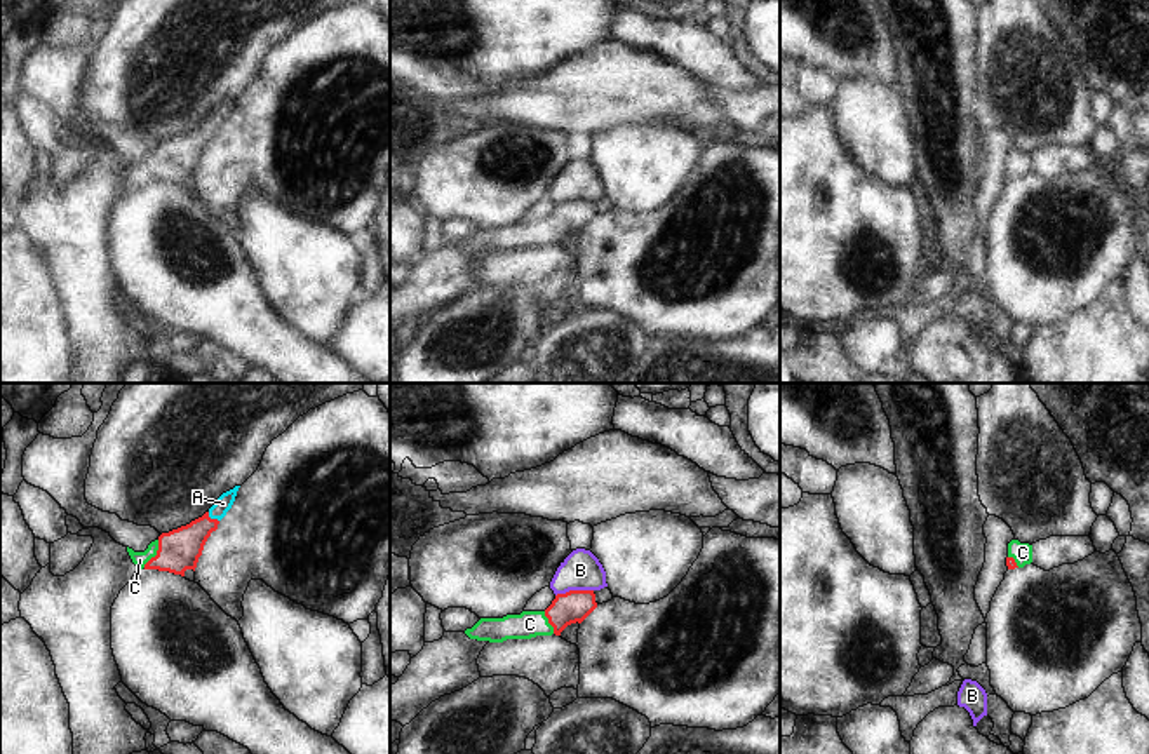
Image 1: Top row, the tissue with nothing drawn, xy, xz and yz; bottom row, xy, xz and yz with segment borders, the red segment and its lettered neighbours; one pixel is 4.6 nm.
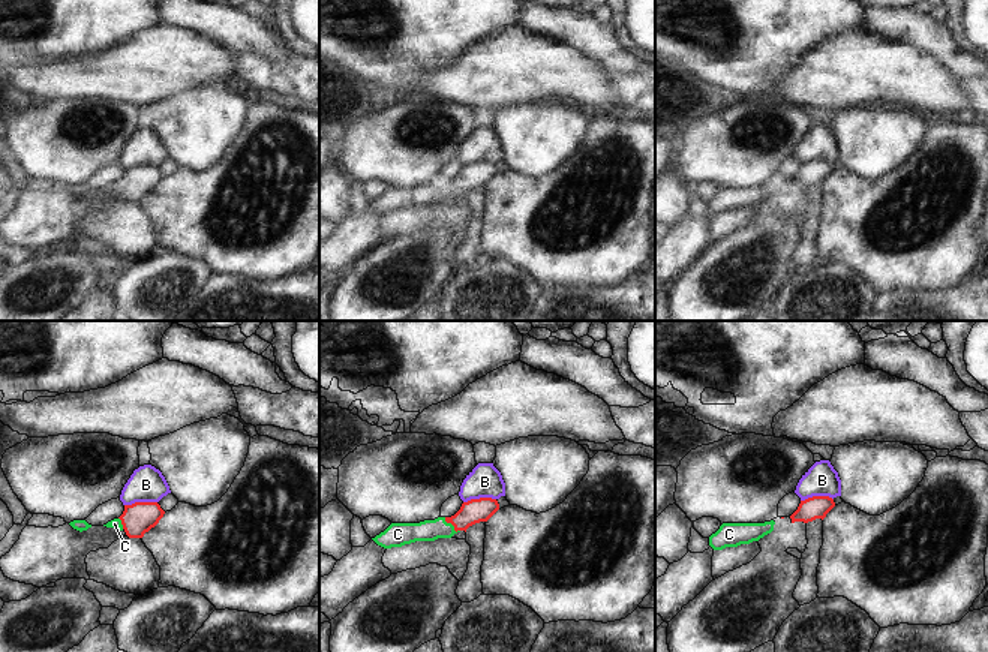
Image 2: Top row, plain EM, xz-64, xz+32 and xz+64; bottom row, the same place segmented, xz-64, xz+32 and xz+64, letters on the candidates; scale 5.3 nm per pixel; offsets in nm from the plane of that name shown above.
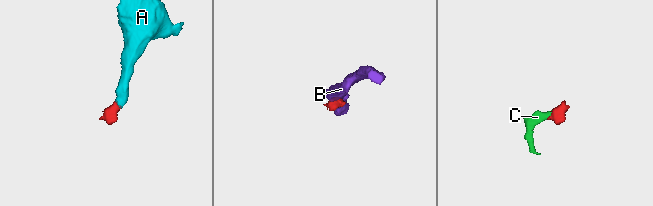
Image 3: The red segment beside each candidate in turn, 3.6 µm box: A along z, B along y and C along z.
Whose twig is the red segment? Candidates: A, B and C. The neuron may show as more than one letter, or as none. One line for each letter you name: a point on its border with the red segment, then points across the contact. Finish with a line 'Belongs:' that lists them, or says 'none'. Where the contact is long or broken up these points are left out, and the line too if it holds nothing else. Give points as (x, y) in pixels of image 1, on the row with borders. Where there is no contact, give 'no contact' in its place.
A: xy (213, 519) | across xy (180, 549), (213, 519), (223, 504)
C: xy (157, 554) | across xy (180, 549), (157, 554), (150, 559), (140, 559)
Belongs: A, C

